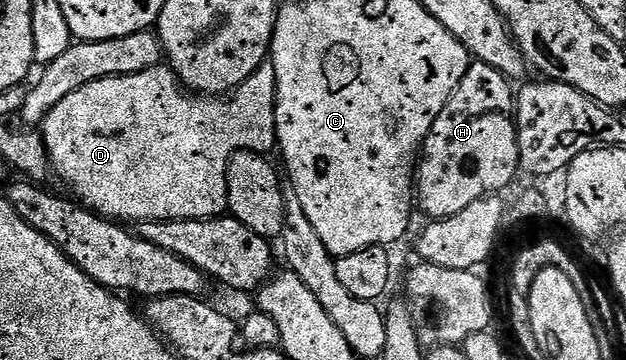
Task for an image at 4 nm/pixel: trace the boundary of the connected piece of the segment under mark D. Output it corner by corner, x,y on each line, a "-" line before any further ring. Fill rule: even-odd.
269,59
230,95
192,95
179,84
175,72
160,63
133,75
94,81
73,91
73,95
65,95
49,111
41,132
54,176
59,176
91,212
123,223
200,221
228,212
227,168
233,154
243,149
264,155
276,152
276,95
277,71
273,71

